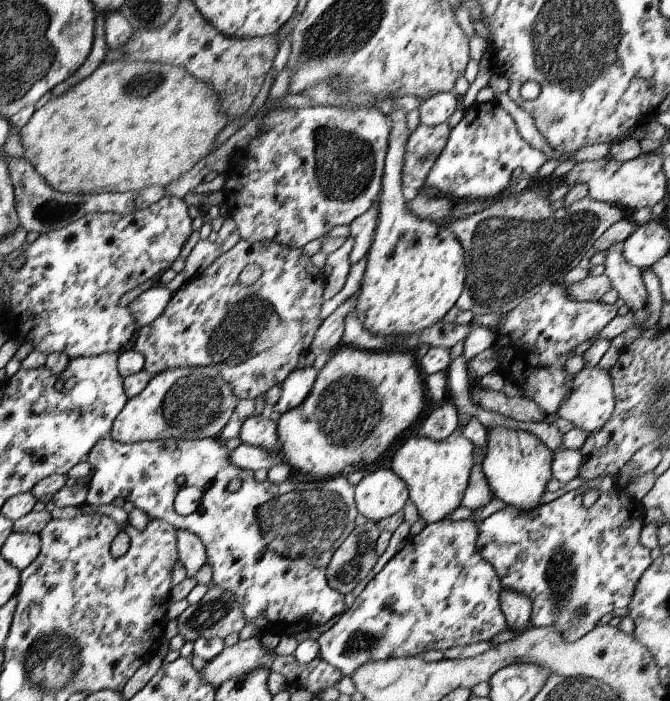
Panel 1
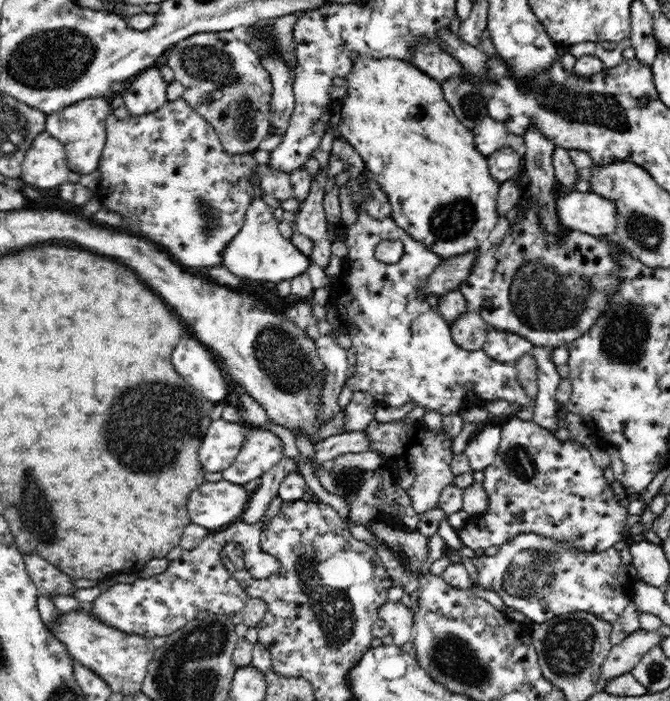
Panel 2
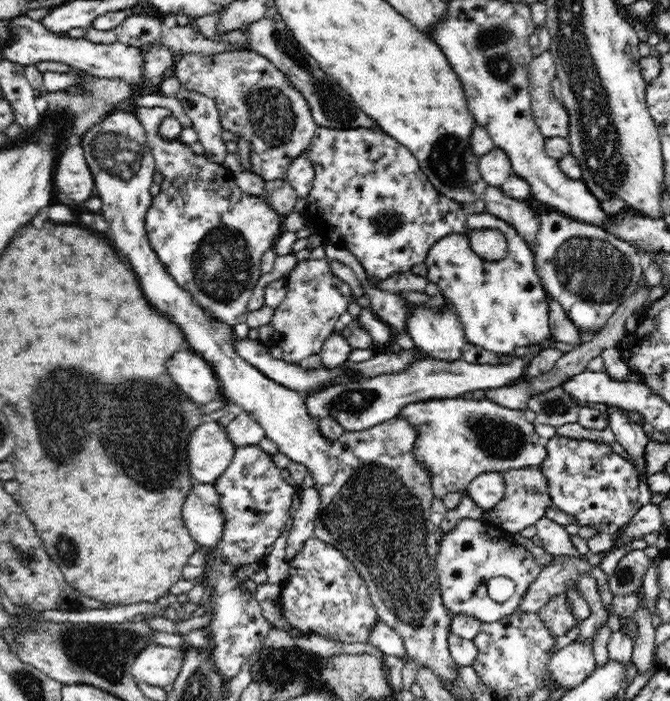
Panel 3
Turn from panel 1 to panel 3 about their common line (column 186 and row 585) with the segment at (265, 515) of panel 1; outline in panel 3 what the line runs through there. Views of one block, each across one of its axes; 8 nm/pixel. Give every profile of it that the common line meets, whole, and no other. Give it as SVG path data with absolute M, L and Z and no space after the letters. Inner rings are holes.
M474 518L462 519L454 530L443 534L440 551L435 558L440 594L448 612L451 616L466 614L482 623L496 622L515 613L522 596L541 570L536 558L501 526ZM497 576L510 578L516 585L514 594L503 603L488 596L487 582Z

